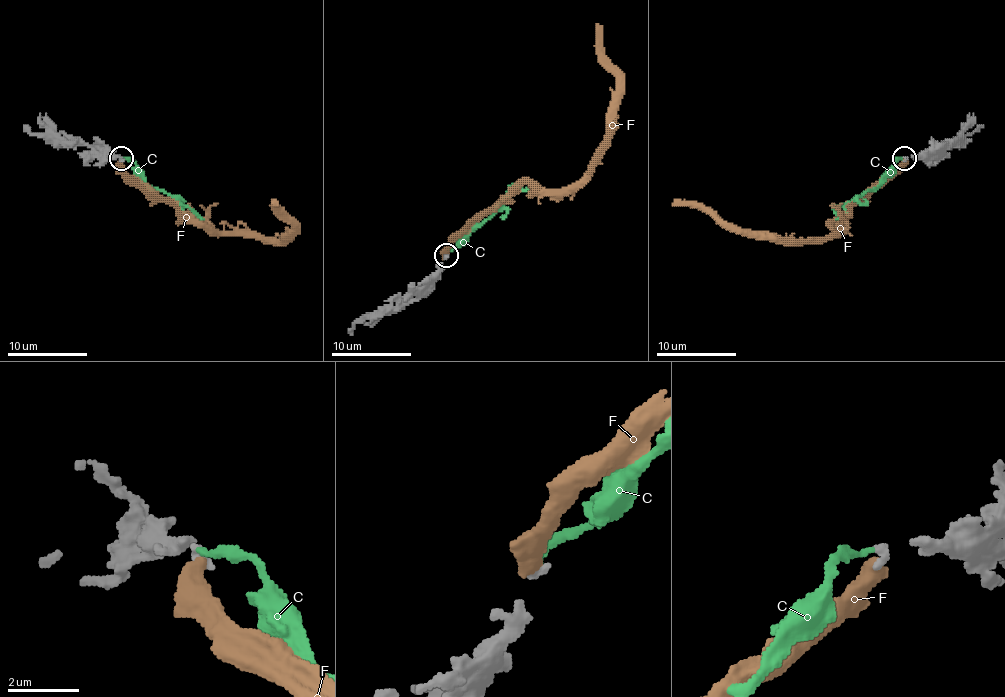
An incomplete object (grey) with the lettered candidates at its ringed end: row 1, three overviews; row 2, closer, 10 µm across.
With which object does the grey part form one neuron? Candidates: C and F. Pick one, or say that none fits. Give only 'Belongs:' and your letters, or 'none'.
Belongs: C

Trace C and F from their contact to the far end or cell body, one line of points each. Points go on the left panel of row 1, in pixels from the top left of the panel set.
C: (120, 157), (132, 159), (136, 171), (154, 187), (203, 219)
F: (122, 159), (132, 177), (169, 199), (199, 227), (219, 233), (281, 239), (291, 225), (271, 203)

